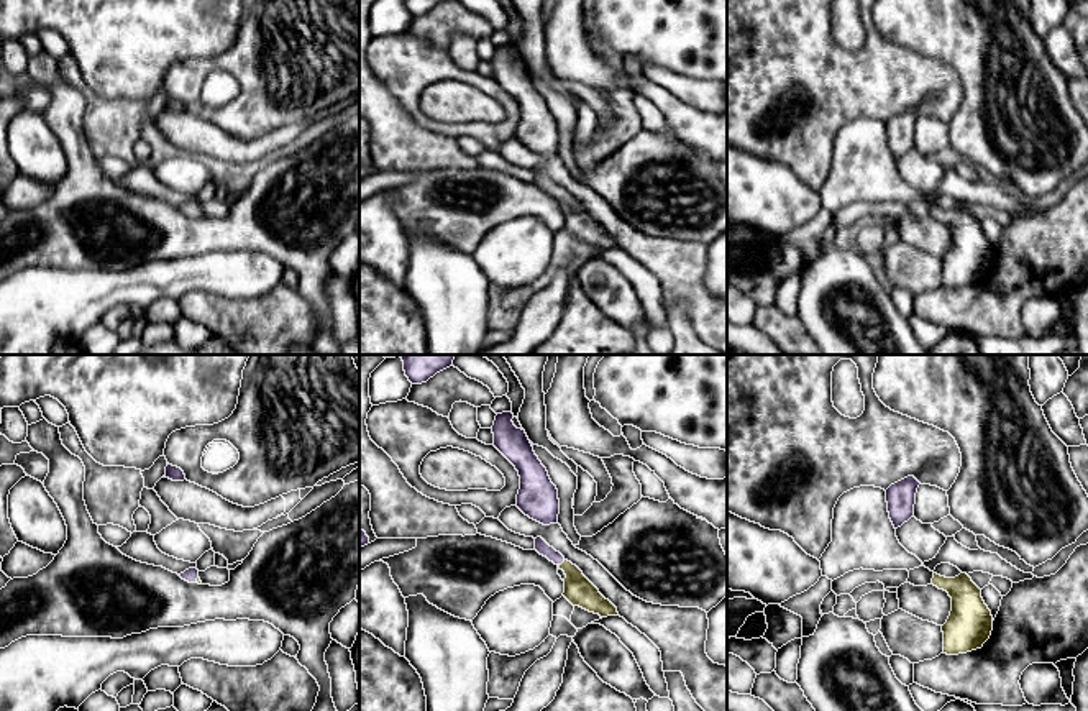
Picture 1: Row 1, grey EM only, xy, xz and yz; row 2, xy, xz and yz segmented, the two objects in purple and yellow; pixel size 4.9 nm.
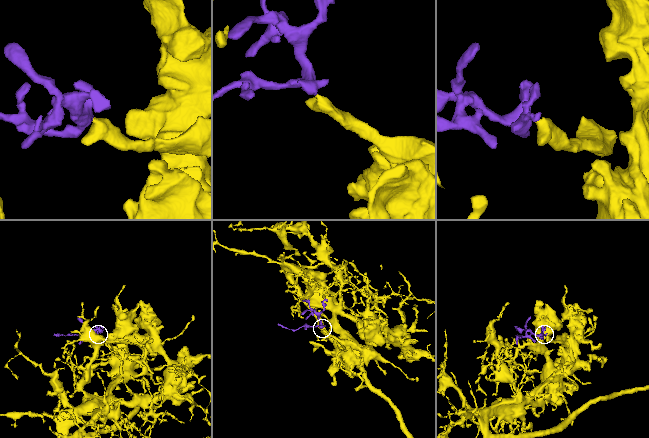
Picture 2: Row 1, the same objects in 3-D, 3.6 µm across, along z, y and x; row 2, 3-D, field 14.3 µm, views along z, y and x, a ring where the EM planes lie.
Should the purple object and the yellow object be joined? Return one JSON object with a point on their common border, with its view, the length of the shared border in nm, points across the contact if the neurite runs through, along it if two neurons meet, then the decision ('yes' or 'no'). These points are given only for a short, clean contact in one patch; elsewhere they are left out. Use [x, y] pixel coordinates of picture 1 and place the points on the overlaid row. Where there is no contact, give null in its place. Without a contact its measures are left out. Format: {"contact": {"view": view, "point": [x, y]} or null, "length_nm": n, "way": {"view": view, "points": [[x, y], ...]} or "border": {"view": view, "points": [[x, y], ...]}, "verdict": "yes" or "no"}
{"contact": {"view": "xz", "point": [562, 562]}, "length_nm": 50, "way": {"view": "xz", "points": [[542, 547], [562, 562], [573, 573], [580, 591]]}, "verdict": "yes"}

